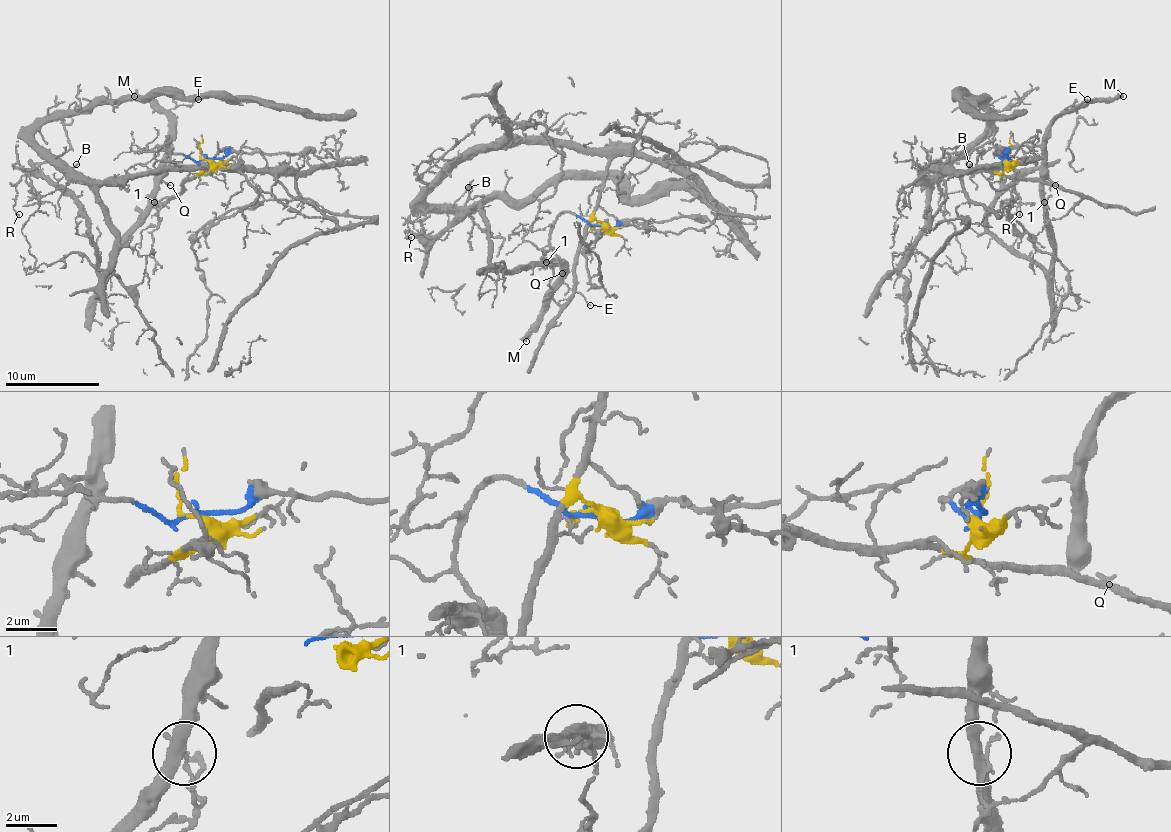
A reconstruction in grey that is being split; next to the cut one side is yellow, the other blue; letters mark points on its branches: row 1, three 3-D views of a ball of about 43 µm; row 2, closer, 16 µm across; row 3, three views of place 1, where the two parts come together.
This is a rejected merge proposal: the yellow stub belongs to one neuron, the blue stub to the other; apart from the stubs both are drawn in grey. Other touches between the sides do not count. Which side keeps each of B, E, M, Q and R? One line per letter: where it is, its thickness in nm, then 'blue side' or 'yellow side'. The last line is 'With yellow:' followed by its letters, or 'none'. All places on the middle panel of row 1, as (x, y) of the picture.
B: place (468, 187); calibre 130 nm; blue side
E: place (590, 305); calibre 110 nm; blue side
M: place (526, 341); calibre 440 nm; blue side
Q: place (562, 273); calibre 130 nm; blue side
R: place (411, 237); calibre 120 nm; blue side
With yellow: none

